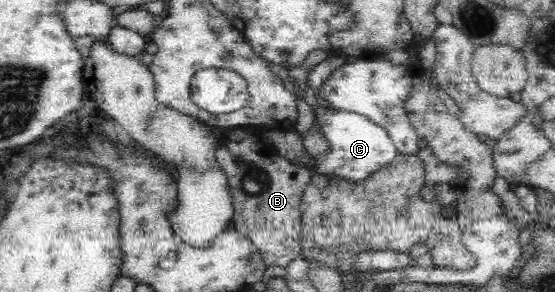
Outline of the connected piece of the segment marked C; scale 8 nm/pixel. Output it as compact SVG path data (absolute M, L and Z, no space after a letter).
M324 106L316 110L316 120L331 145L328 153L314 157L309 169L312 173L329 174L345 178L350 184L364 181L382 166L389 164L398 153L387 131L369 118L349 111L327 110Z

